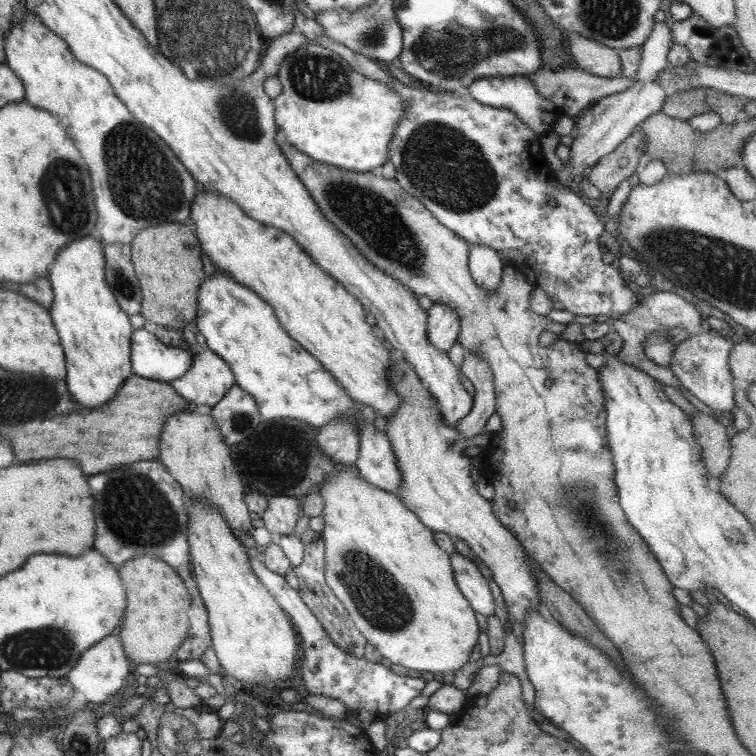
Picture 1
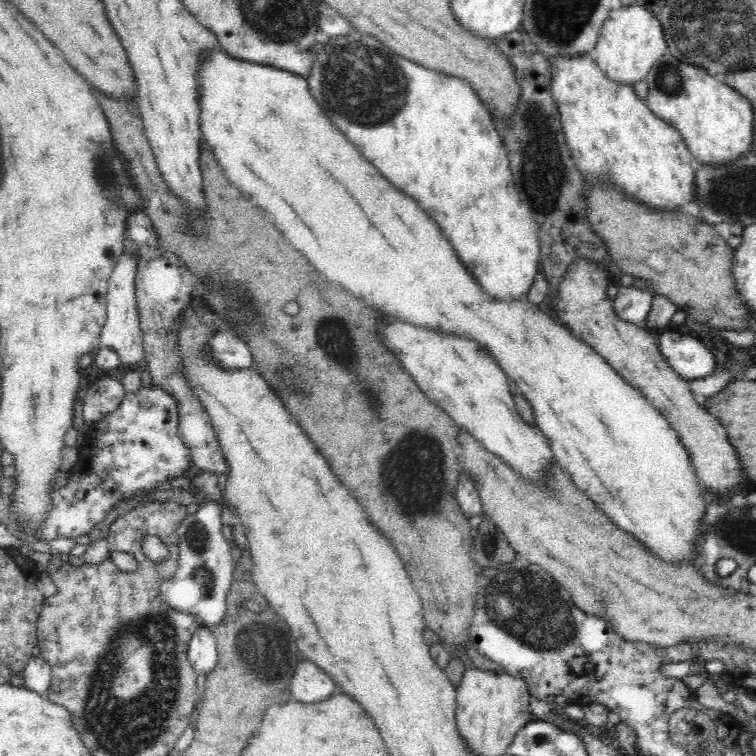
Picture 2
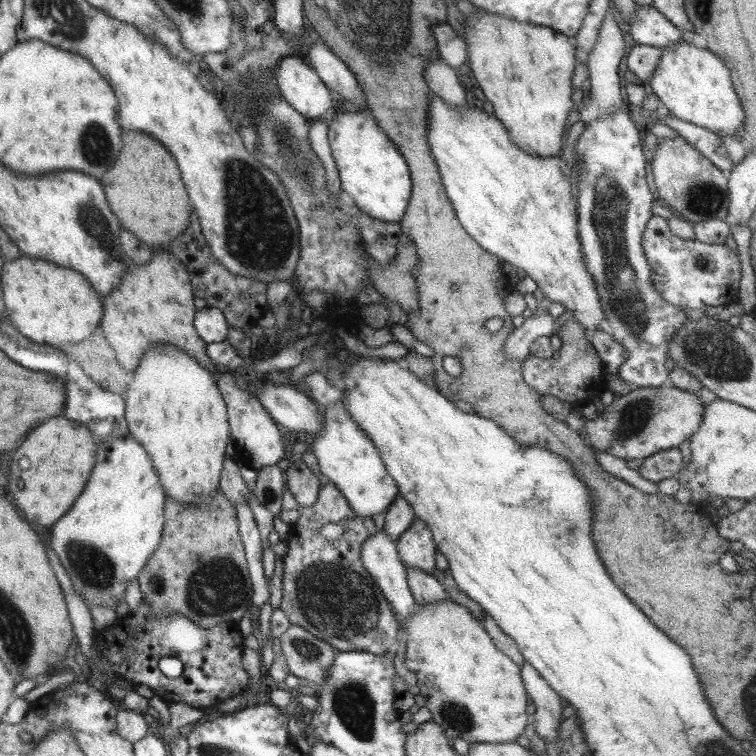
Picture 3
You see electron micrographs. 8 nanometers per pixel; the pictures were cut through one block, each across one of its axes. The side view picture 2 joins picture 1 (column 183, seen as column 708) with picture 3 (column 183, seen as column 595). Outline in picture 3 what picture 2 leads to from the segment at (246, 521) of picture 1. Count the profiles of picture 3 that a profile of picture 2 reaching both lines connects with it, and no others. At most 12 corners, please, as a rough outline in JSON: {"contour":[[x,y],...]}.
{"contour":[[168,248],[128,266],[100,324],[133,373],[152,345],[217,364],[194,326],[188,269]]}

